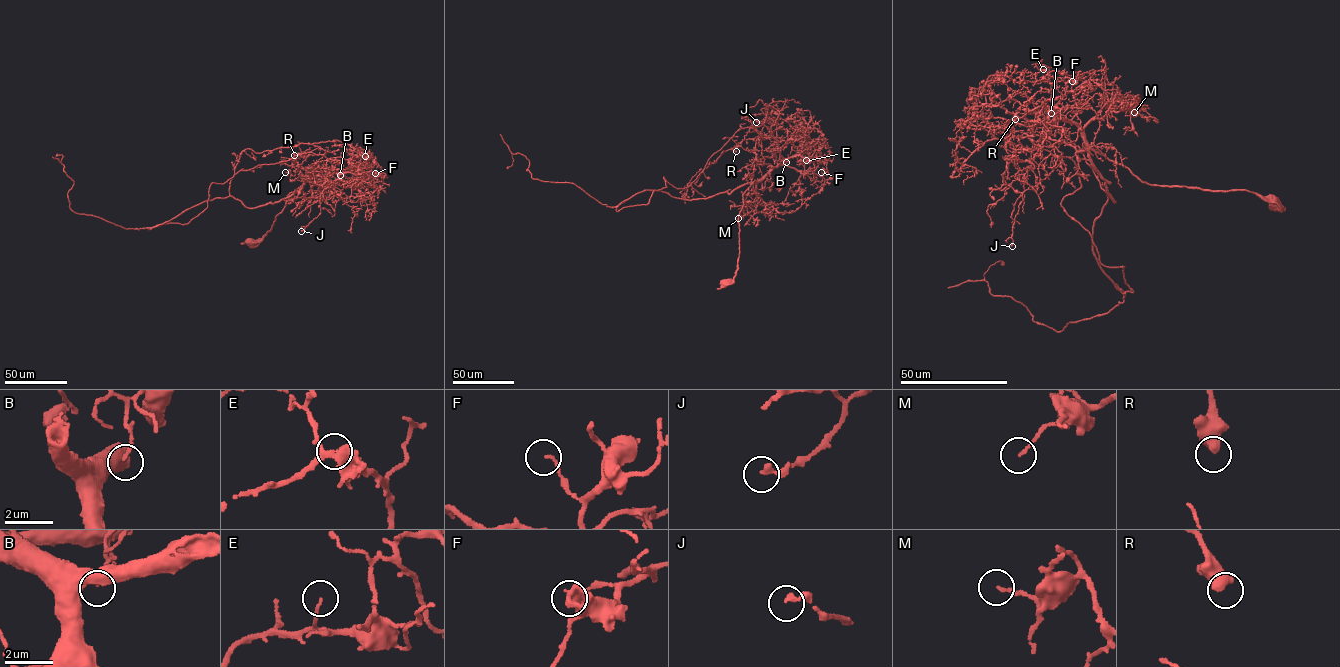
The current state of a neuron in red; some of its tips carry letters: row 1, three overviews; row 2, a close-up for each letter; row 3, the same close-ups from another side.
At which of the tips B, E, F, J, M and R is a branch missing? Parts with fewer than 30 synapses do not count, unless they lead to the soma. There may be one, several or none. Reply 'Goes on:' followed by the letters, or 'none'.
Goes on: none

